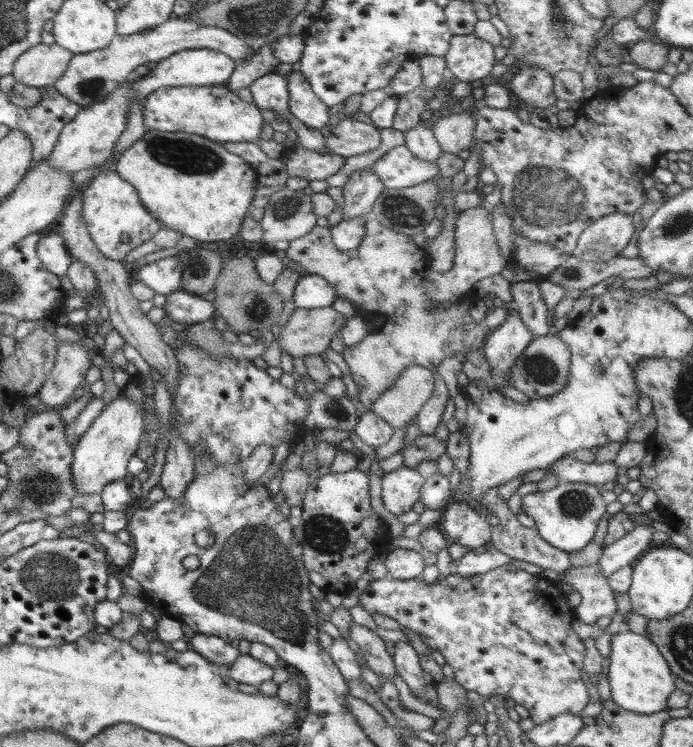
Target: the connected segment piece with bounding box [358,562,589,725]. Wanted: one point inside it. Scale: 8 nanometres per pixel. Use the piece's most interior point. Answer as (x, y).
(507, 631)

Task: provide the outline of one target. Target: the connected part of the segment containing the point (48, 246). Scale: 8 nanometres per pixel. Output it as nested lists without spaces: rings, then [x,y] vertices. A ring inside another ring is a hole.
[[[57,230],[41,238],[36,244],[36,253],[47,270],[59,277],[67,275],[67,270],[72,264],[72,256],[66,248],[64,238]]]

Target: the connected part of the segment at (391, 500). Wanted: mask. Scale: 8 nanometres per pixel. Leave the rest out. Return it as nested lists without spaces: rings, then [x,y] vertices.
[[[404,466],[386,473],[381,479],[383,506],[396,516],[412,511],[420,499],[425,478],[416,469]]]

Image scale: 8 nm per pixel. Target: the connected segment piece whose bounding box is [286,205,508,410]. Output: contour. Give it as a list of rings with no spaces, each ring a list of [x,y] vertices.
[[[483,205],[458,213],[454,230],[455,260],[452,270],[444,274],[432,268],[427,250],[416,245],[411,236],[394,232],[372,217],[367,217],[364,222],[366,232],[360,246],[348,252],[340,252],[334,246],[329,226],[316,225],[306,236],[289,241],[287,256],[308,274],[324,277],[336,289],[338,297],[347,298],[354,303],[364,318],[372,324],[373,332],[366,334],[356,346],[347,347],[343,352],[352,379],[360,390],[357,399],[365,410],[395,384],[408,366],[418,365],[436,374],[437,367],[445,358],[455,356],[456,353],[467,355],[481,348],[491,330],[484,326],[483,321],[476,322],[470,316],[469,308],[478,299],[474,285],[482,278],[500,274],[508,260],[500,254],[492,229],[492,214]]]

